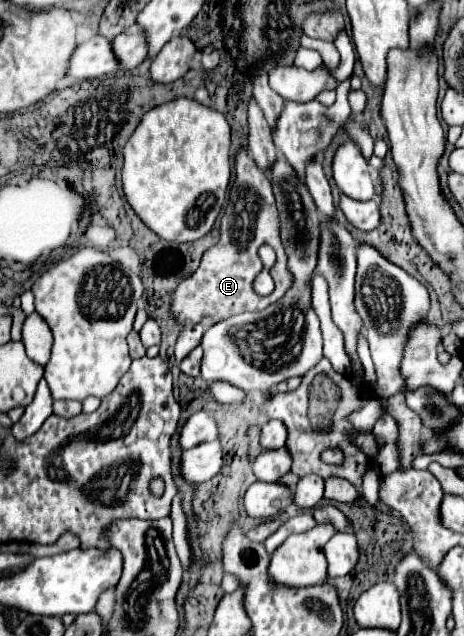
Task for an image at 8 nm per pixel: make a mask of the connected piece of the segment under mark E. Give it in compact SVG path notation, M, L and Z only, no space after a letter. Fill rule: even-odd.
M241 147L235 153L235 183L229 191L229 203L221 219L221 239L211 249L207 249L197 271L187 279L183 279L173 291L169 311L179 325L185 325L187 321L201 323L207 317L213 323L217 323L231 315L239 315L243 311L261 311L285 295L285 291L291 287L293 277L287 271L285 251L279 239L277 217L279 215L275 207L275 197L267 175L259 171L257 163L253 163L247 147ZM261 245L273 247L277 255L277 261L271 267L271 277L275 279L275 291L267 297L257 295L251 285L253 279L263 269L263 261L257 253Z

